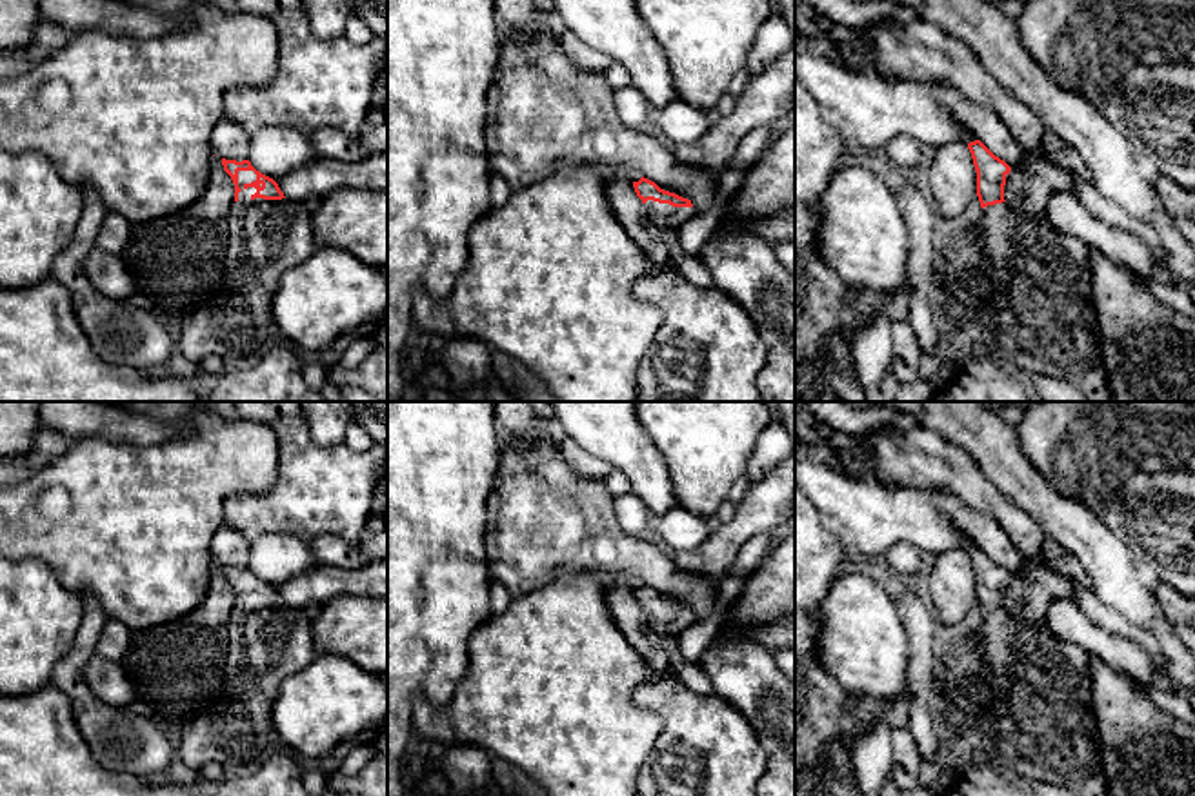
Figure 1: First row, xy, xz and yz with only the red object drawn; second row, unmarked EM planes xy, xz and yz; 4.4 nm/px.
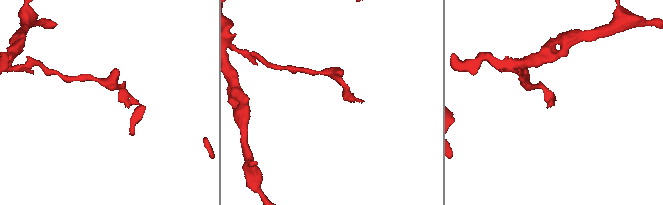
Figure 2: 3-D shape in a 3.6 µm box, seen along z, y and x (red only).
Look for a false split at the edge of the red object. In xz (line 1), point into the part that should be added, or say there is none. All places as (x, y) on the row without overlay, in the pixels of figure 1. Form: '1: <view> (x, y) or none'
1: xz (662, 624)

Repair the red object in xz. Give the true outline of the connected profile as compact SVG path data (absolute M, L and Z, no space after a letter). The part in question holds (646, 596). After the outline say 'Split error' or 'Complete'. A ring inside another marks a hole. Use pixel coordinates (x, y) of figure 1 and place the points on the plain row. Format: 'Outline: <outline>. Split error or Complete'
Outline: M644 583L633 589L633 594L657 638L671 636L680 640L680 634L698 620L684 602L664 598Z. Split error

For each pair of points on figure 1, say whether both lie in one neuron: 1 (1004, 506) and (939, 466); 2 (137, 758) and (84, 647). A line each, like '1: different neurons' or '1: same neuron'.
1: same neuron
2: same neuron

